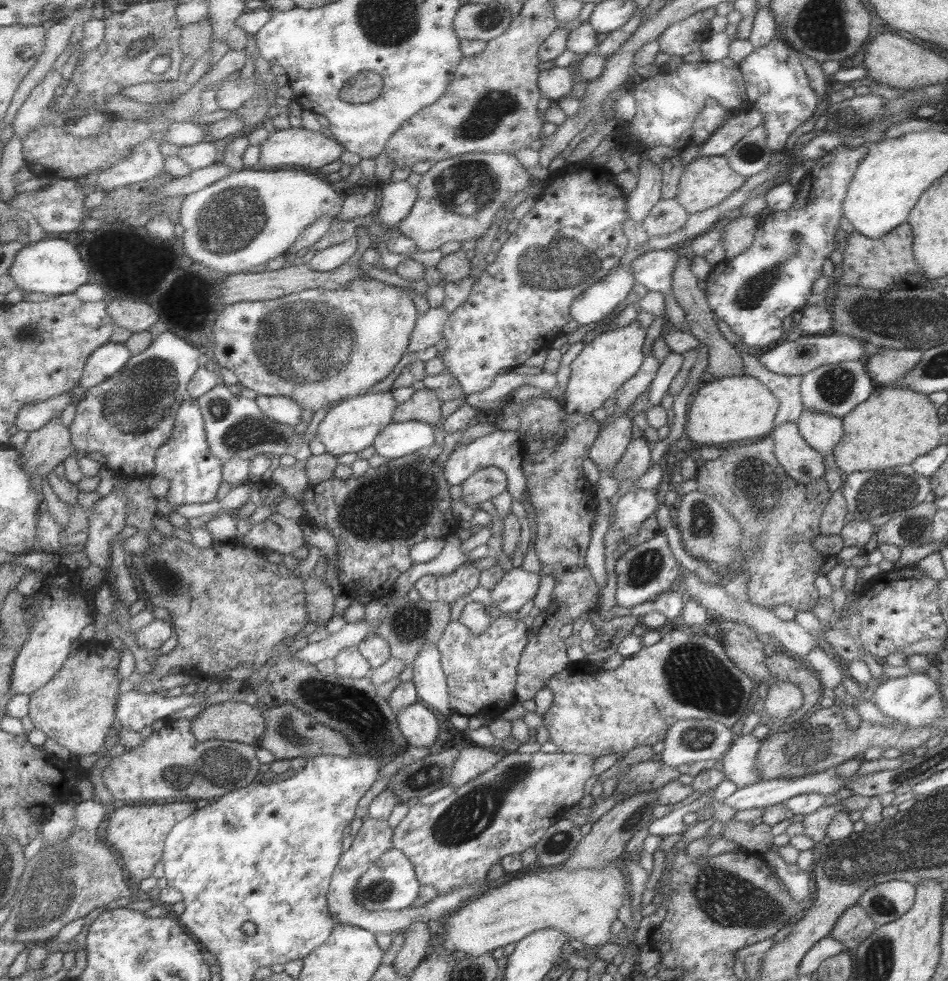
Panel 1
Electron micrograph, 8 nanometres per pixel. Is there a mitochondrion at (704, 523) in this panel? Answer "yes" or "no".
yes

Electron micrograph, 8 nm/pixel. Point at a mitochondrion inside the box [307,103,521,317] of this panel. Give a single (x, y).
(471, 186)

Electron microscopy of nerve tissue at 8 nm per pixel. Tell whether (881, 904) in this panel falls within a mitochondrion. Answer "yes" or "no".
yes

